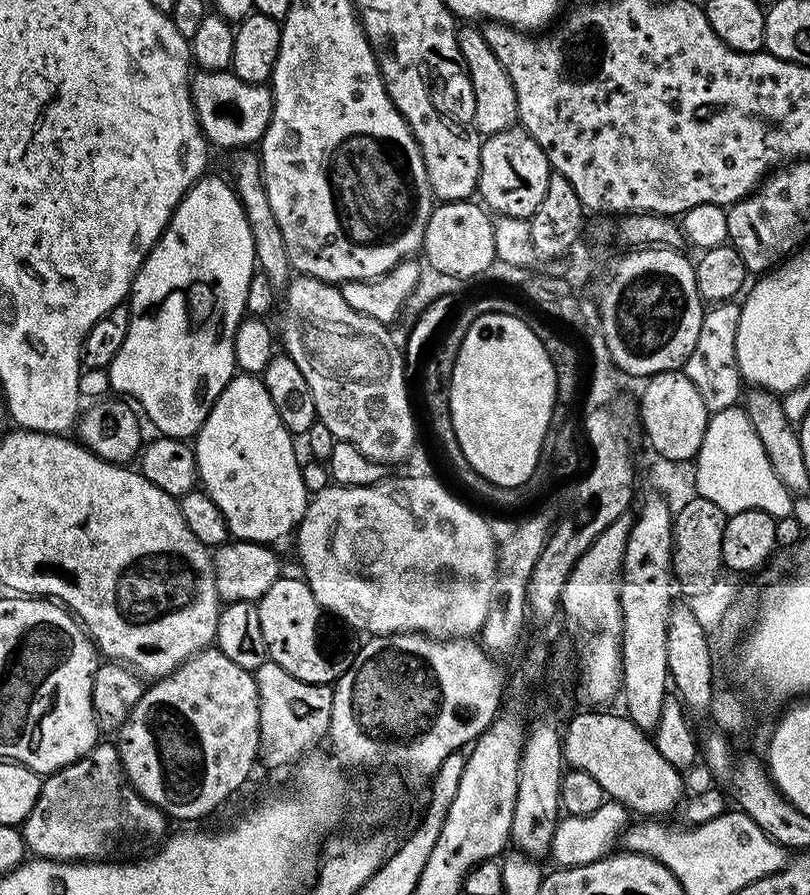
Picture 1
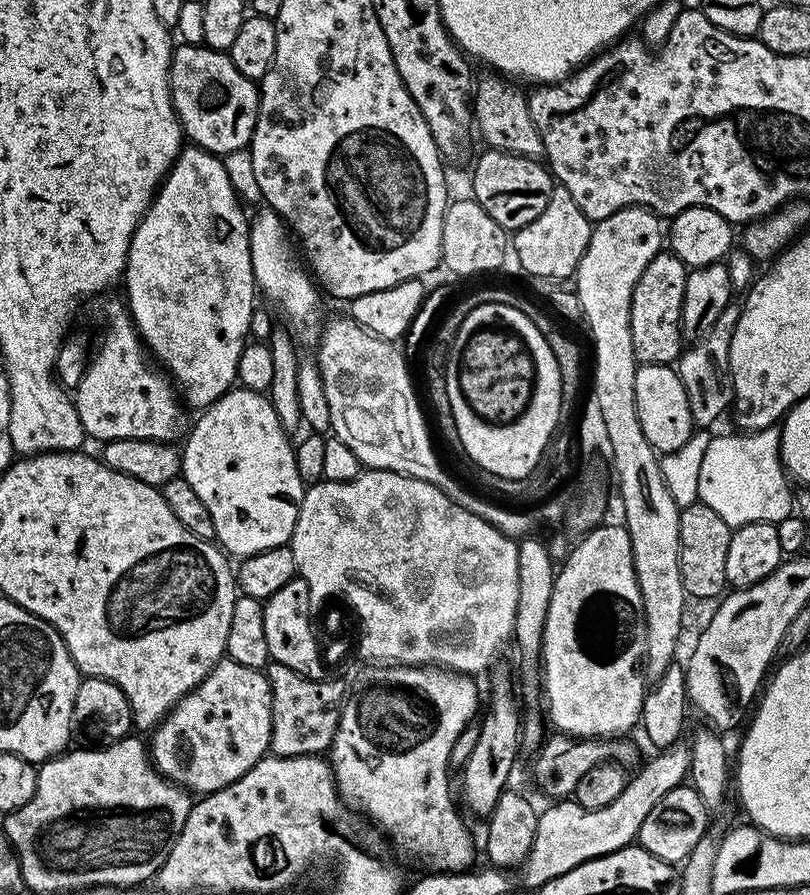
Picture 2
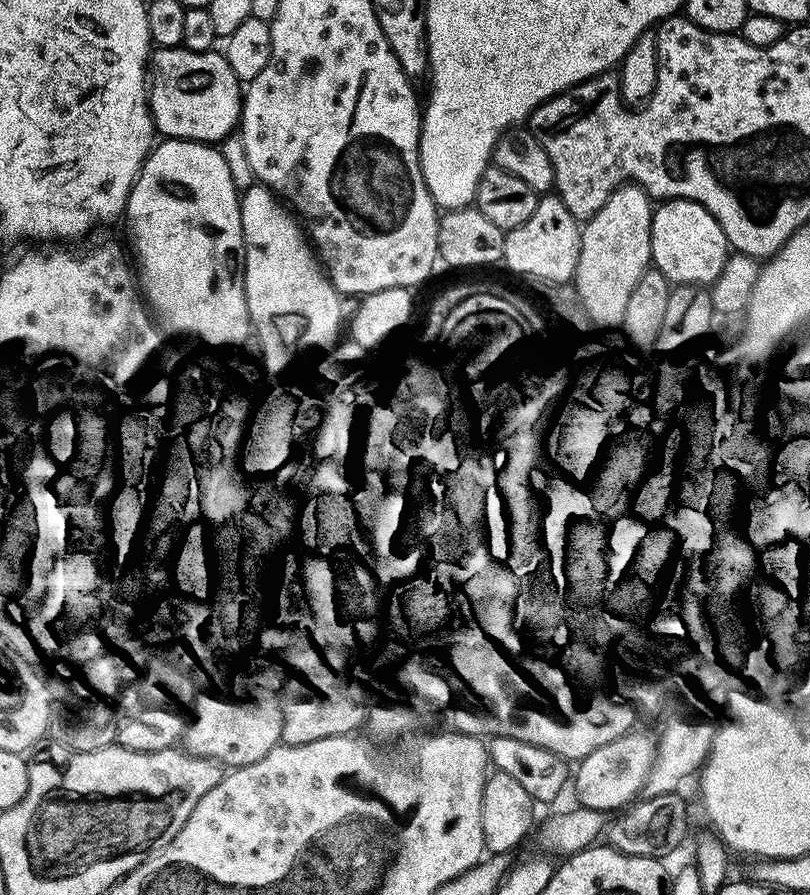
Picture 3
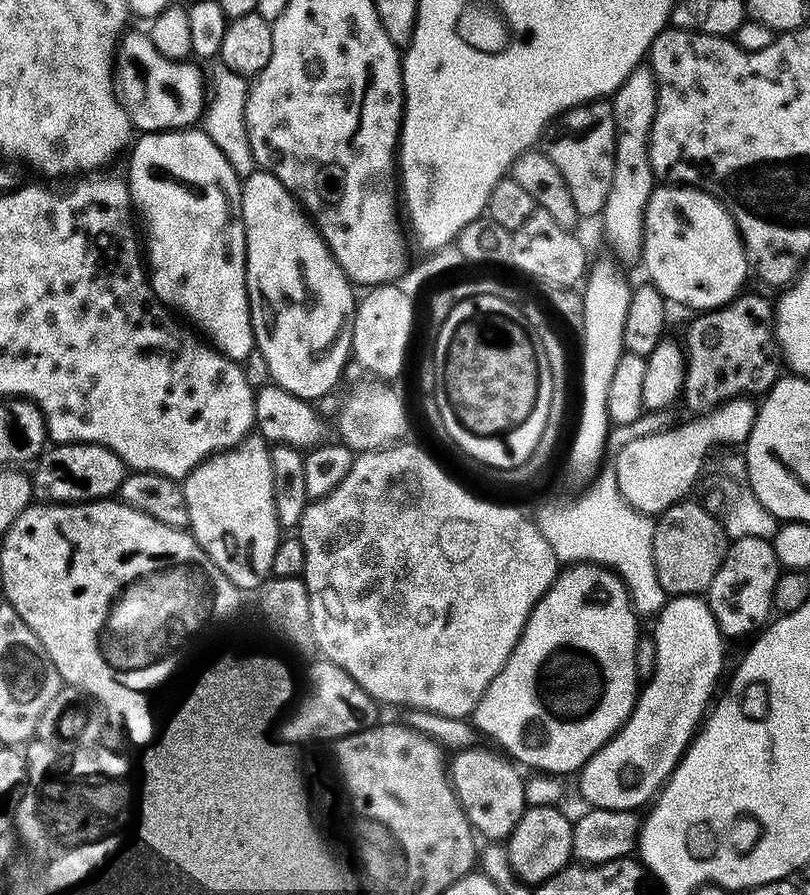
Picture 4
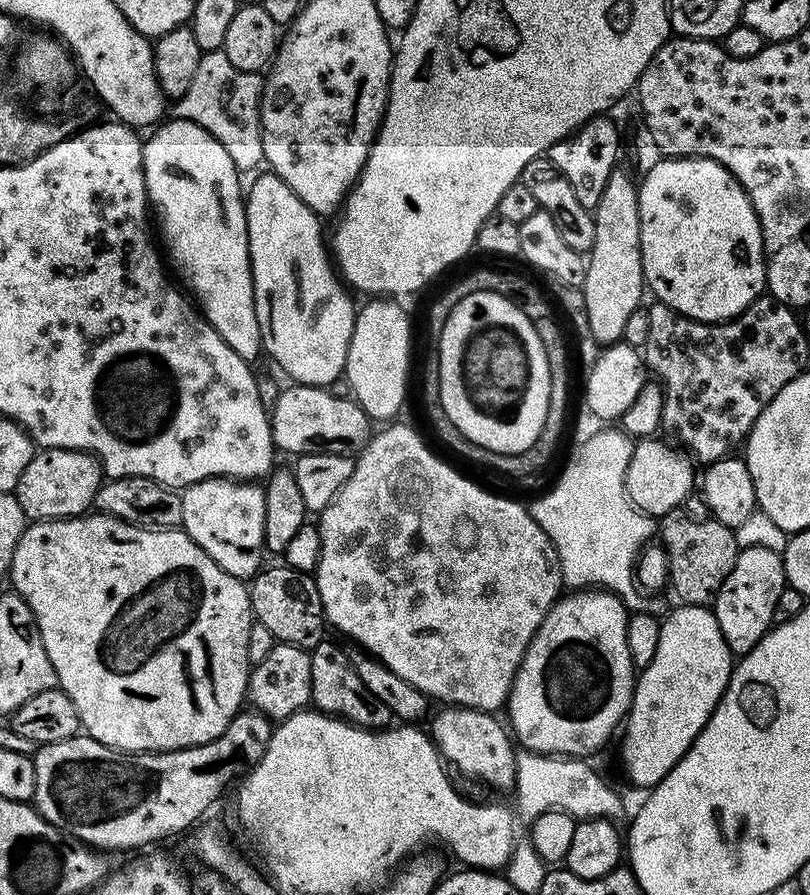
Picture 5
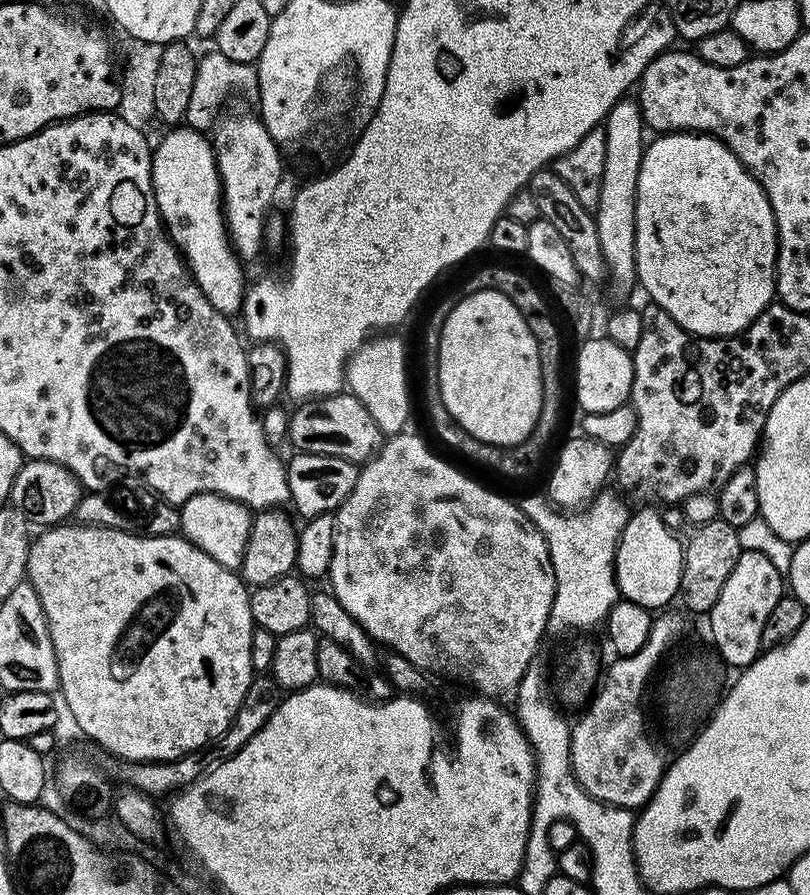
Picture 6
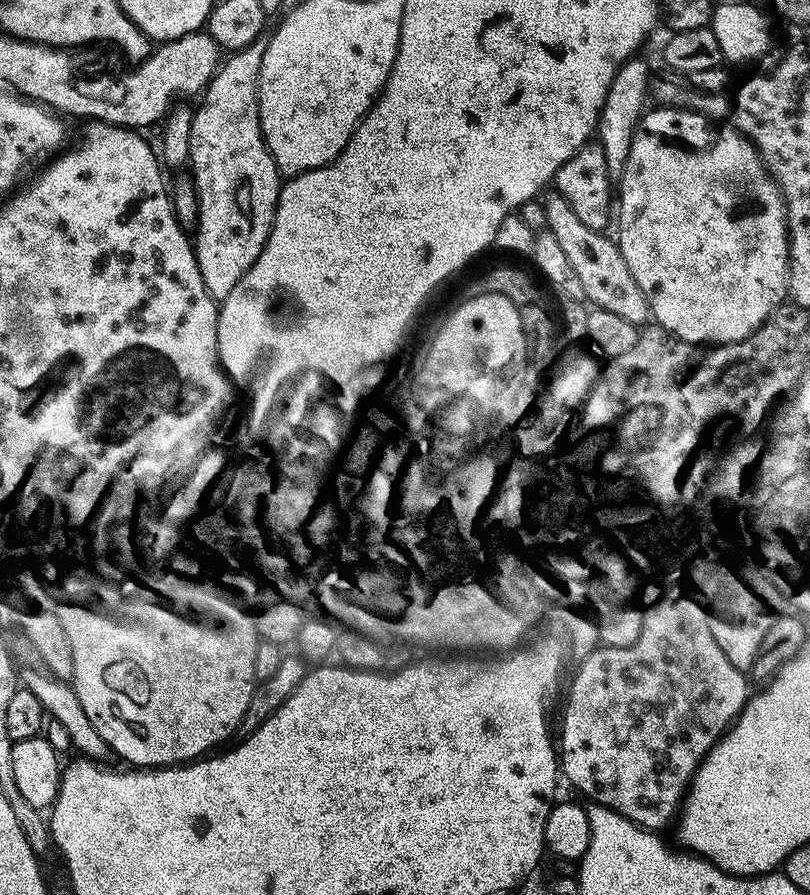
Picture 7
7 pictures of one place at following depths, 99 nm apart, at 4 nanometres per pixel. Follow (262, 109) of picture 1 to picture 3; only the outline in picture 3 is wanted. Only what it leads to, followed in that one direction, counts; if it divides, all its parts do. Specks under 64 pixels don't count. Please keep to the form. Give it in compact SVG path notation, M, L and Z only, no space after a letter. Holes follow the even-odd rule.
M183 46L160 48L150 76L150 107L157 133L164 138L199 140L215 145L237 131L242 109L242 82L230 70L223 51L195 52Z

